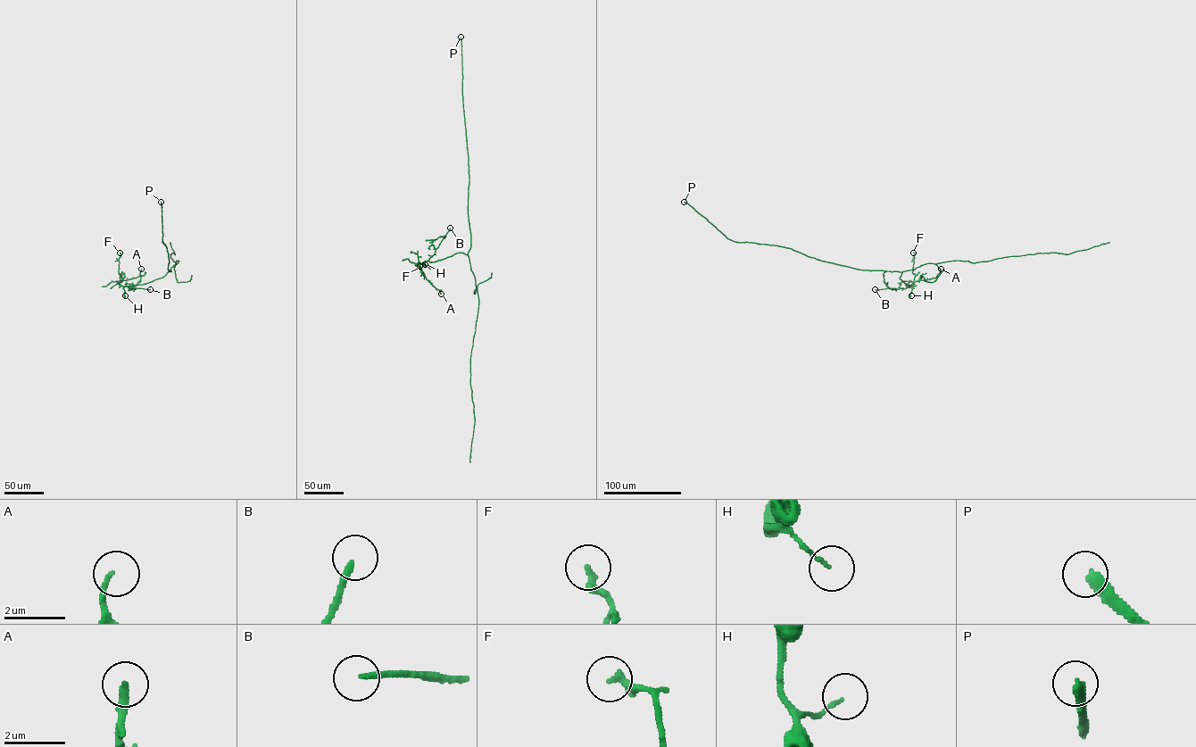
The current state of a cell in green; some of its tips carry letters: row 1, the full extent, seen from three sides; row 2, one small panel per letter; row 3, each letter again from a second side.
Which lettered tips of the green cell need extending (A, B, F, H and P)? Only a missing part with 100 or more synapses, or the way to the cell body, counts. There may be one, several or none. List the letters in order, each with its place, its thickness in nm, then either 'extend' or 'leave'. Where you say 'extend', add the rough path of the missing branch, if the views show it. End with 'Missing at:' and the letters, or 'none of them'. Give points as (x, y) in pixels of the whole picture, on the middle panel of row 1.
A: at (441, 294); 190 nm thick; leave
B: at (450, 228); 180 nm thick; extend; missing branch runs (450, 228), (452, 217), (443, 227), (441, 240)
F: at (419, 266); 260 nm thick; leave
H: at (425, 264); 100 nm thick; leave
P: at (460, 37); 320 nm thick; extend
Missing at: B, P

